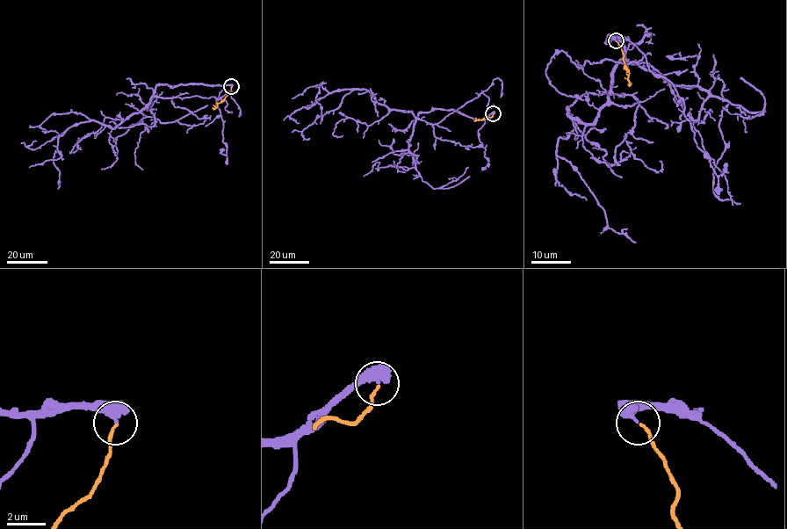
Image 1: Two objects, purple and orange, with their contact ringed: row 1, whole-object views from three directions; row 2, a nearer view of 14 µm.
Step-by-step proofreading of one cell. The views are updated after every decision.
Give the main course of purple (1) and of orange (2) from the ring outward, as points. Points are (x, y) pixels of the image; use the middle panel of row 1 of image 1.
1: (494, 113), (473, 119), (434, 109), (415, 117), (379, 104), (367, 90), (328, 92), (320, 83), (320, 123)
2: (494, 113), (491, 117), (474, 121)

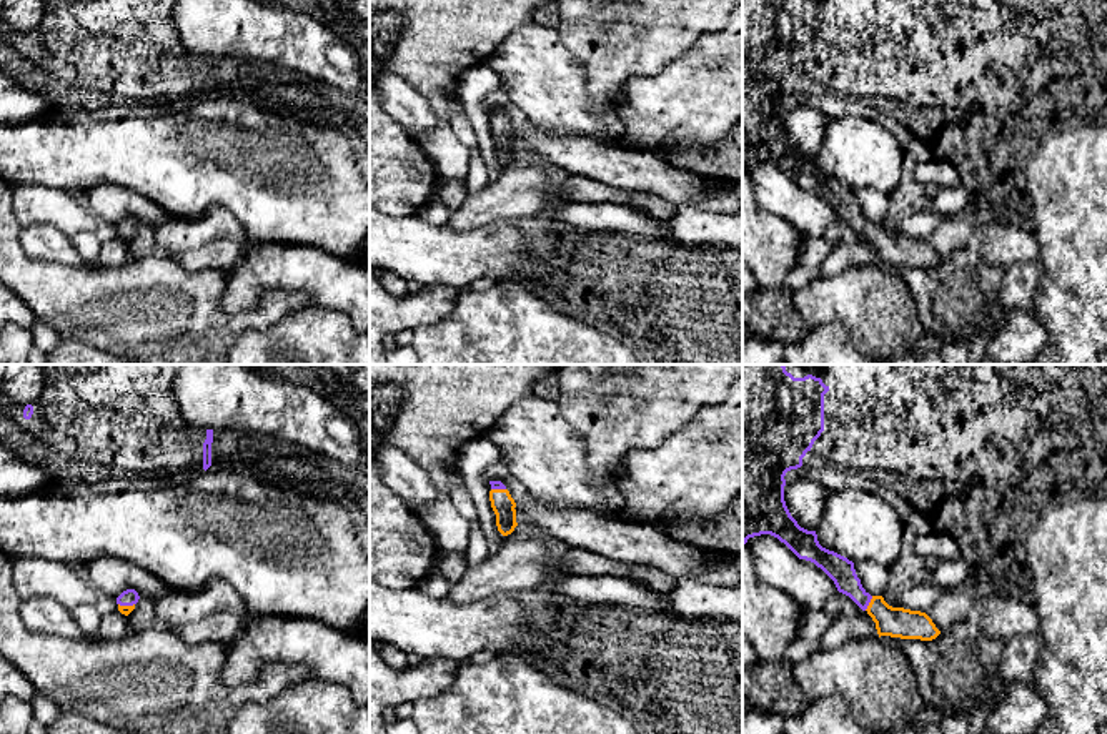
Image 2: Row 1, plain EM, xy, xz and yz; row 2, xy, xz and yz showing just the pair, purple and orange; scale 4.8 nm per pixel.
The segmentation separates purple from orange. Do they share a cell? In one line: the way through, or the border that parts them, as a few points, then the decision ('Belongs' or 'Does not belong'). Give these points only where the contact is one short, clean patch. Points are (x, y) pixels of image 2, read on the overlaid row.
Path across: yz (838, 568), (846, 581), (869, 601), (891, 621). Belongs

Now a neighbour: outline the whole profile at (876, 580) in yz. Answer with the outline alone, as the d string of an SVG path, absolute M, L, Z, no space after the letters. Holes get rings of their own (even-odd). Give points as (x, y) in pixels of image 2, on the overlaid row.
M857 561L854 563L857 578L861 579L862 588L871 596L884 596L892 591L891 584L891 569L884 568L874 561Z

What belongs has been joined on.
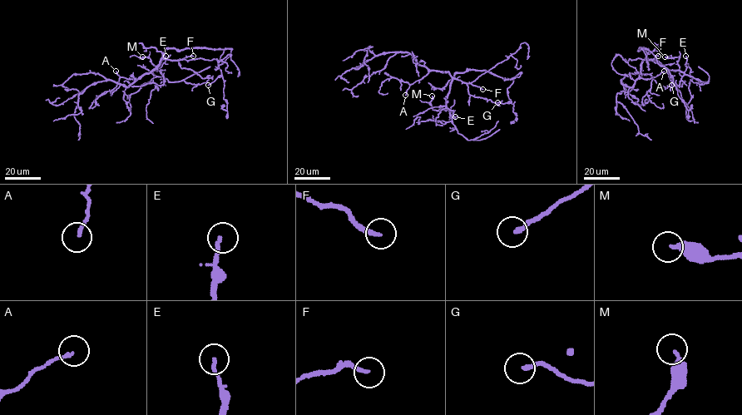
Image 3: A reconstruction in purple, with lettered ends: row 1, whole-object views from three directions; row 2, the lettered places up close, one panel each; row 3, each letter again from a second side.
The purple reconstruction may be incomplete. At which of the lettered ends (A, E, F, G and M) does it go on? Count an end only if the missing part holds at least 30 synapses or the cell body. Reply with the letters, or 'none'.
F

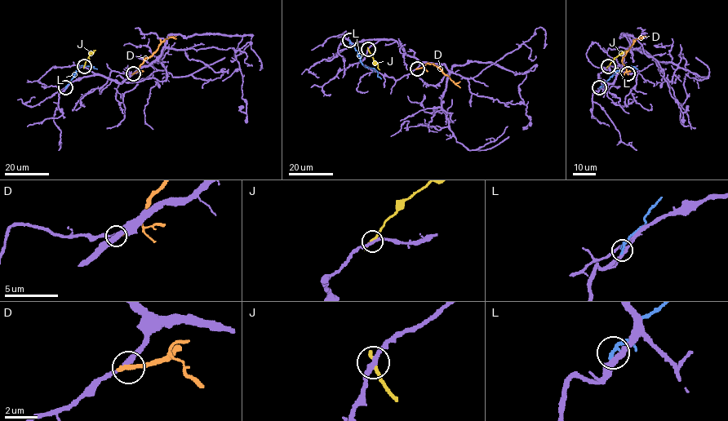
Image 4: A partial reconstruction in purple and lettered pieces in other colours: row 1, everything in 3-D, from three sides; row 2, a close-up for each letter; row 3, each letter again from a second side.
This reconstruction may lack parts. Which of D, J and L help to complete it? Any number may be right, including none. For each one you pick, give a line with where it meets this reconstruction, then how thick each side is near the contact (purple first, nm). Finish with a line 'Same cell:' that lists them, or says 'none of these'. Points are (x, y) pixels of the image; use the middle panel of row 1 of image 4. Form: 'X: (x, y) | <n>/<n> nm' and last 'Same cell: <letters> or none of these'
Same cell: none of these

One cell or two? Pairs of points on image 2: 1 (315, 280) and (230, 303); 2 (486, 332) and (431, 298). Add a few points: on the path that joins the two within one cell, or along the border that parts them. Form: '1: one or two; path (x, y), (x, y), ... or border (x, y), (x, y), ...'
1: one; path (293, 277), (257, 277), (252, 282)
2: two; border (461, 290), (455, 305), (441, 318), (416, 328)

